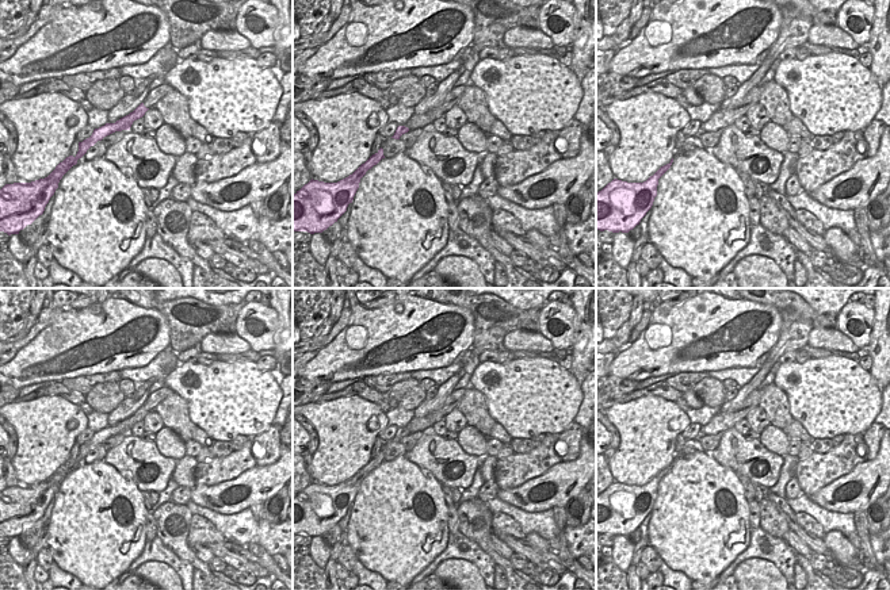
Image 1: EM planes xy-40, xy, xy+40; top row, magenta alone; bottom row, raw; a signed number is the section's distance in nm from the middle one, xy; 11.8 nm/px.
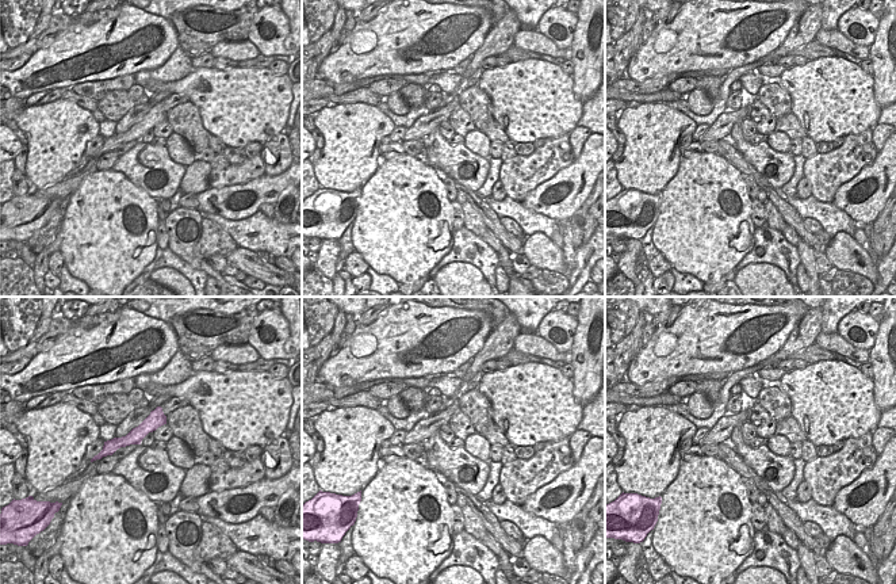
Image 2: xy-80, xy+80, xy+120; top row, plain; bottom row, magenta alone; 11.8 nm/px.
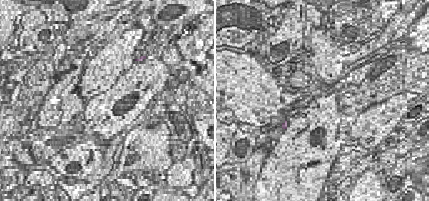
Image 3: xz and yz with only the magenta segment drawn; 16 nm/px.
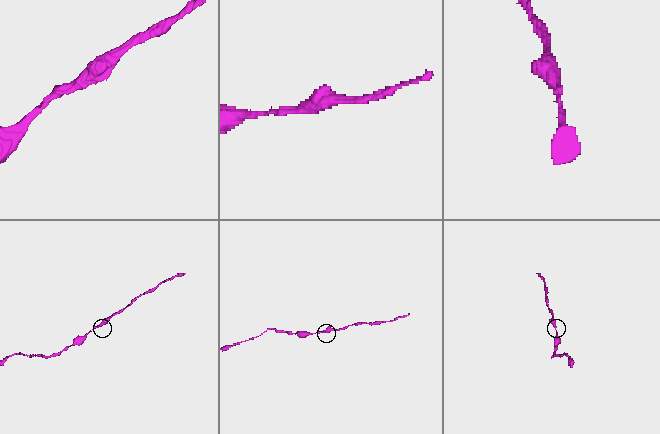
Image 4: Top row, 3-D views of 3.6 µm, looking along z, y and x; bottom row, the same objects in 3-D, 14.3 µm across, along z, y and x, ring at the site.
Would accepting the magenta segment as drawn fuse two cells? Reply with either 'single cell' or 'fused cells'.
single cell

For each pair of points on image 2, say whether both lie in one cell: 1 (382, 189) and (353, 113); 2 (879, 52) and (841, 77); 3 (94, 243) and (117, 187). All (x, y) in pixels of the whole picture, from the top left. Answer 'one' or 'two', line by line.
1: two
2: two
3: one

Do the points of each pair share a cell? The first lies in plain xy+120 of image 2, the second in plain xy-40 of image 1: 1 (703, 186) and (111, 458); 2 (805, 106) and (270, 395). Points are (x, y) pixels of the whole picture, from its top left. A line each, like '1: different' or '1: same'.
1: different
2: same

